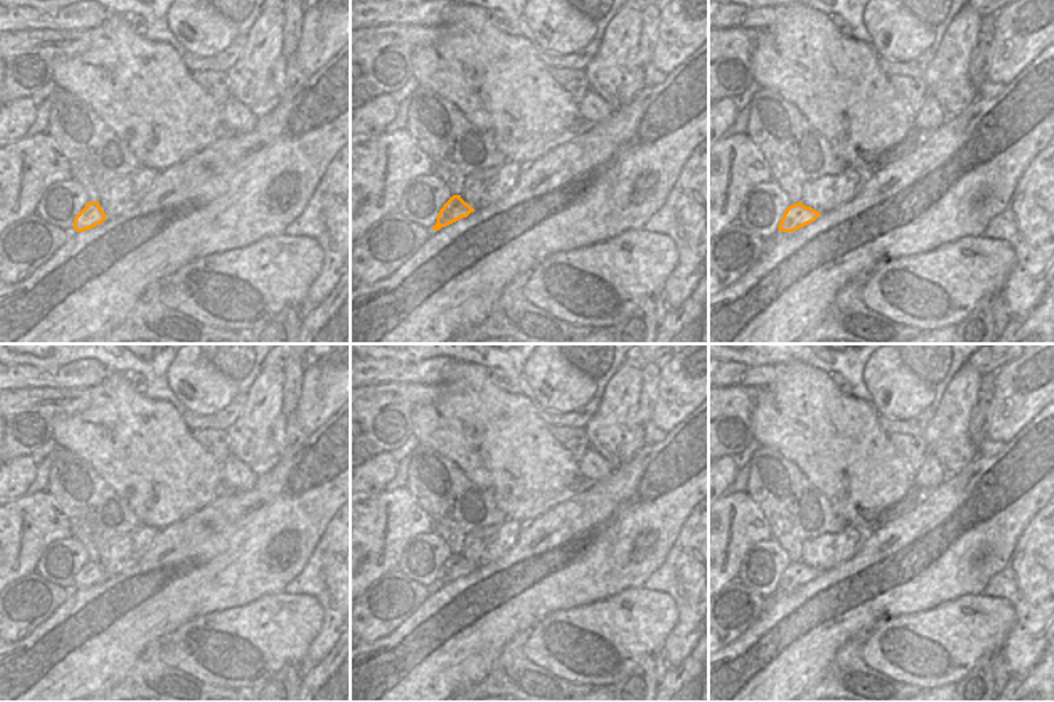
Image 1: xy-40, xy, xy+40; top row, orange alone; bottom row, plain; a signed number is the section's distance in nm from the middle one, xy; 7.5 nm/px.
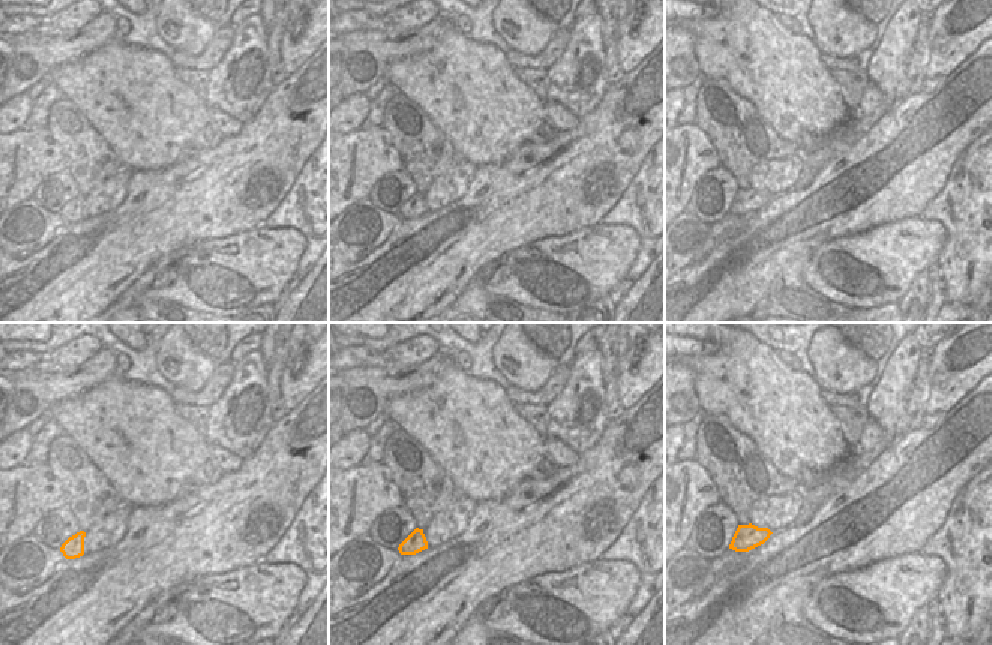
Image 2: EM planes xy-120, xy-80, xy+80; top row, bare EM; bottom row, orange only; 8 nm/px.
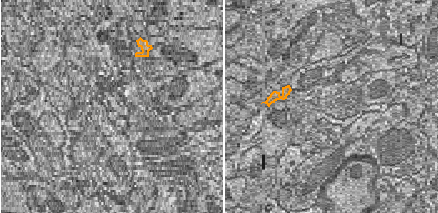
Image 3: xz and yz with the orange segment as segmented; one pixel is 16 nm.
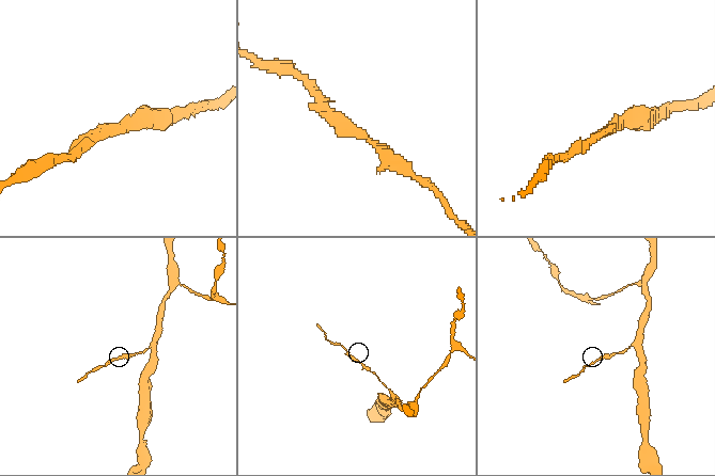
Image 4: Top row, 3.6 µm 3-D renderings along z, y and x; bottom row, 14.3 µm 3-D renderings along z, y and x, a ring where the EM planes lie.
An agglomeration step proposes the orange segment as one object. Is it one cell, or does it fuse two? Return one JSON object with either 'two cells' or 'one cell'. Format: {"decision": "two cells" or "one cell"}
{"decision": "one cell"}

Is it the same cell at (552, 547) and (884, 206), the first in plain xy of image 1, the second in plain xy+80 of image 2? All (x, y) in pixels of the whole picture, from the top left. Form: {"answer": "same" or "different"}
{"answer": "same"}

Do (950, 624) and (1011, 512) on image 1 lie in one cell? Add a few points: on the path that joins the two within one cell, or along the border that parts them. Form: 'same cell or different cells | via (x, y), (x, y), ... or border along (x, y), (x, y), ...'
different cells | border along (984, 590), (974, 595), (958, 595), (931, 608)

